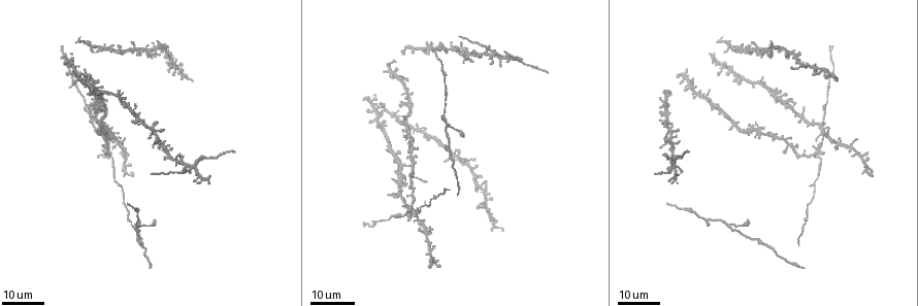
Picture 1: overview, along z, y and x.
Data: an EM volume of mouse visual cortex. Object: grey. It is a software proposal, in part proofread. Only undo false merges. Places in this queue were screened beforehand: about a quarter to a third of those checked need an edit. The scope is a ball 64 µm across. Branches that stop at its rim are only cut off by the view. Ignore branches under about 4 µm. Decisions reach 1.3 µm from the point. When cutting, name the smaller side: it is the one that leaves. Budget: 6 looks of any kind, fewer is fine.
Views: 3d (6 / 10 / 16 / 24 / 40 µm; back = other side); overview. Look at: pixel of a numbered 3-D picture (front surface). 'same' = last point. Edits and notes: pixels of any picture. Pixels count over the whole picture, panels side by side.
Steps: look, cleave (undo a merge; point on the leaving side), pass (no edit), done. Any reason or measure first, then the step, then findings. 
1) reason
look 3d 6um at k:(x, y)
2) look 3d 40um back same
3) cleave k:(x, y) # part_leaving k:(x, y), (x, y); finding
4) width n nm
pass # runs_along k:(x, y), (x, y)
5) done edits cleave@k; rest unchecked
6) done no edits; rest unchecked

branch point
look 3d 16um at 1:(442, 113)

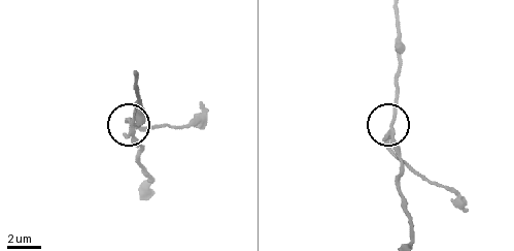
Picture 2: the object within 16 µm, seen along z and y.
look 3d 10um at 2:(132, 127)

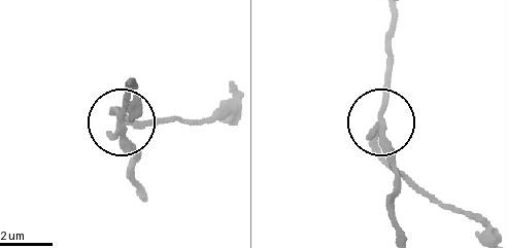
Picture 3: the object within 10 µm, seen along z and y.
arms 3
cleave 3:(380, 158) # two neurons meet here

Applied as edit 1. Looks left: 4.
two arms at a narrow angle
look 3d 16um at 1:(815, 154)

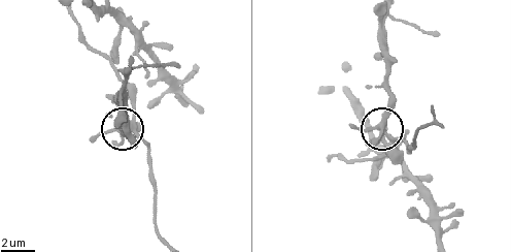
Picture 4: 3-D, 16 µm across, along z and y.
look 3d 10um at 4:(384, 130)

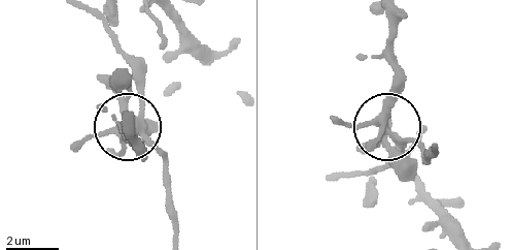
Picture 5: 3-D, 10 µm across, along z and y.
side_arm 72 um
cleave 5:(90, 138) # two neurons meet here

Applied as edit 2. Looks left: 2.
done edits cleave@3, cleave@5; rest unchecked

